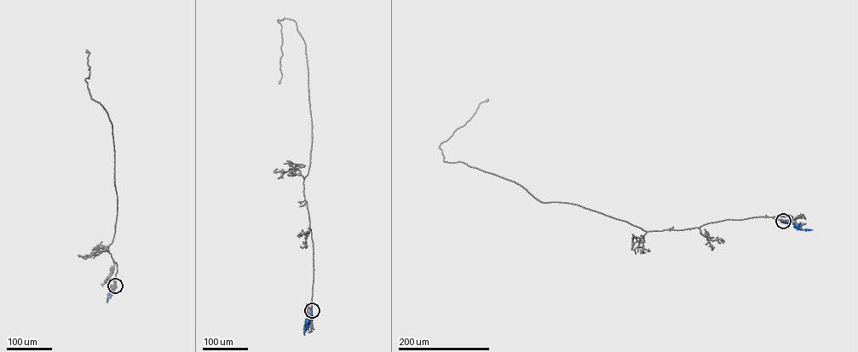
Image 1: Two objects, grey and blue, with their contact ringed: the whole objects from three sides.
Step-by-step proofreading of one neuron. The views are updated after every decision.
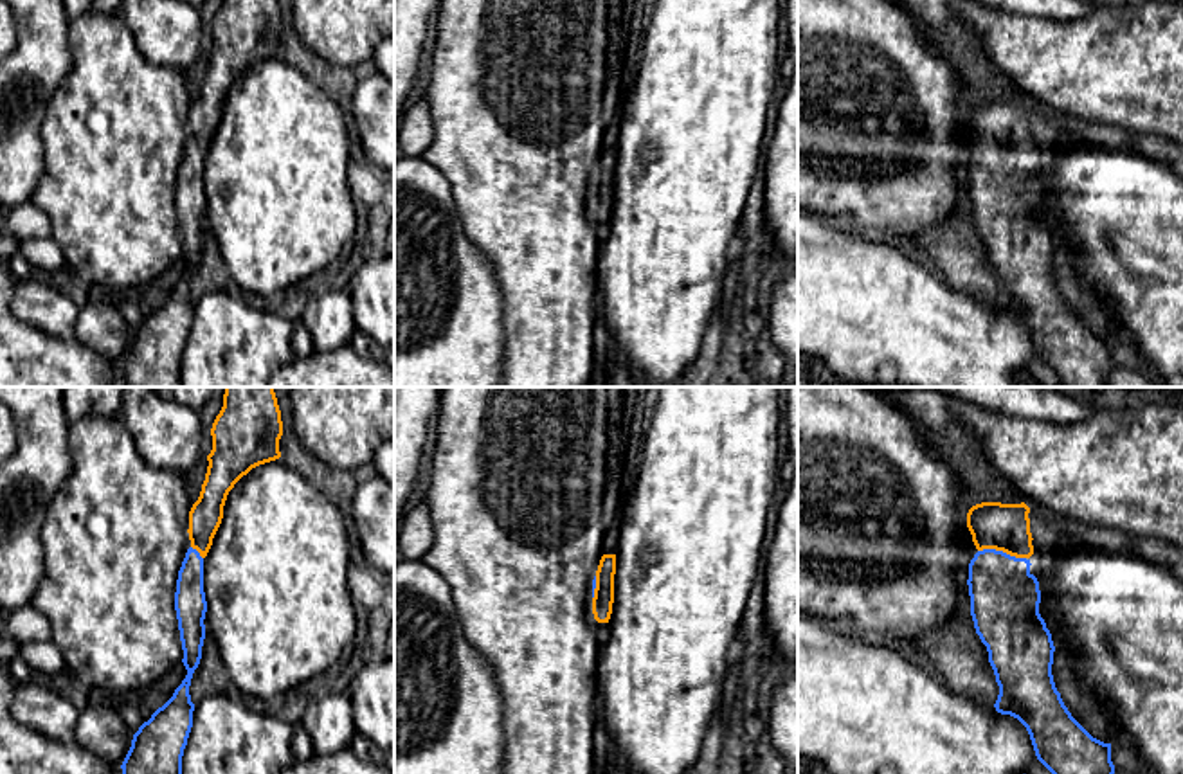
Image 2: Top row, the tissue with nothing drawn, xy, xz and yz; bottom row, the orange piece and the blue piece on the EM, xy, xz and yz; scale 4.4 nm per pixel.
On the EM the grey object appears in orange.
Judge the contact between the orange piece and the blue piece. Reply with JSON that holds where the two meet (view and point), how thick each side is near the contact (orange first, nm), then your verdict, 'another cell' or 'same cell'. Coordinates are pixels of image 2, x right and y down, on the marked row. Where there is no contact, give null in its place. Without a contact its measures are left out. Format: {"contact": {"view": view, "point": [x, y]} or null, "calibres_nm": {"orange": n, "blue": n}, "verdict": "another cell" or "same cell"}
{"contact": {"view": "yz", "point": [1002, 549]}, "calibres_nm": {"orange": 220, "blue": 300}, "verdict": "same cell"}

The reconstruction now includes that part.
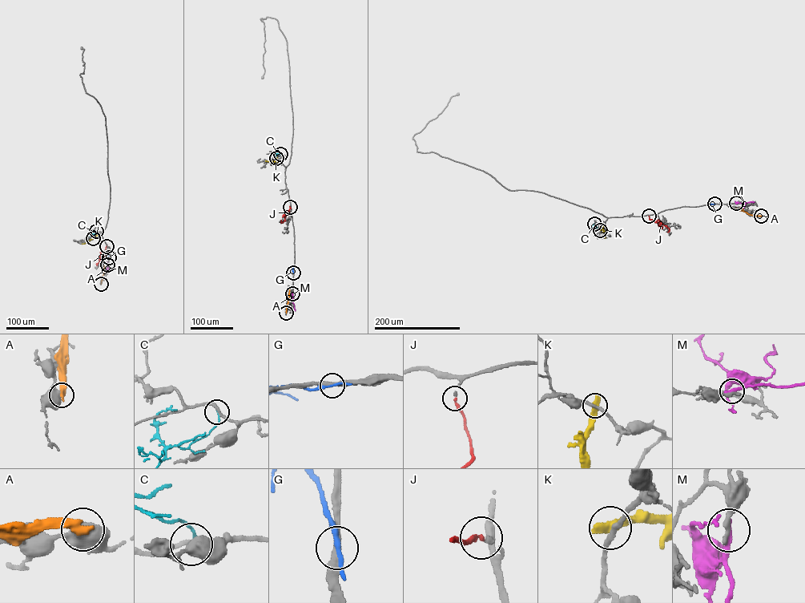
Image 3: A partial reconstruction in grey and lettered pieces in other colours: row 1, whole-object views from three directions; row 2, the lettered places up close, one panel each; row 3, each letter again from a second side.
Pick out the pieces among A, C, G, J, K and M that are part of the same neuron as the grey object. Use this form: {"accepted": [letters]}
{"accepted": ["J"]}

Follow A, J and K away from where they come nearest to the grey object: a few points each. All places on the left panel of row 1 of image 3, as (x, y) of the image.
A: (101, 284), (104, 265)
J: (106, 245), (97, 265)
K: (93, 238), (82, 244)

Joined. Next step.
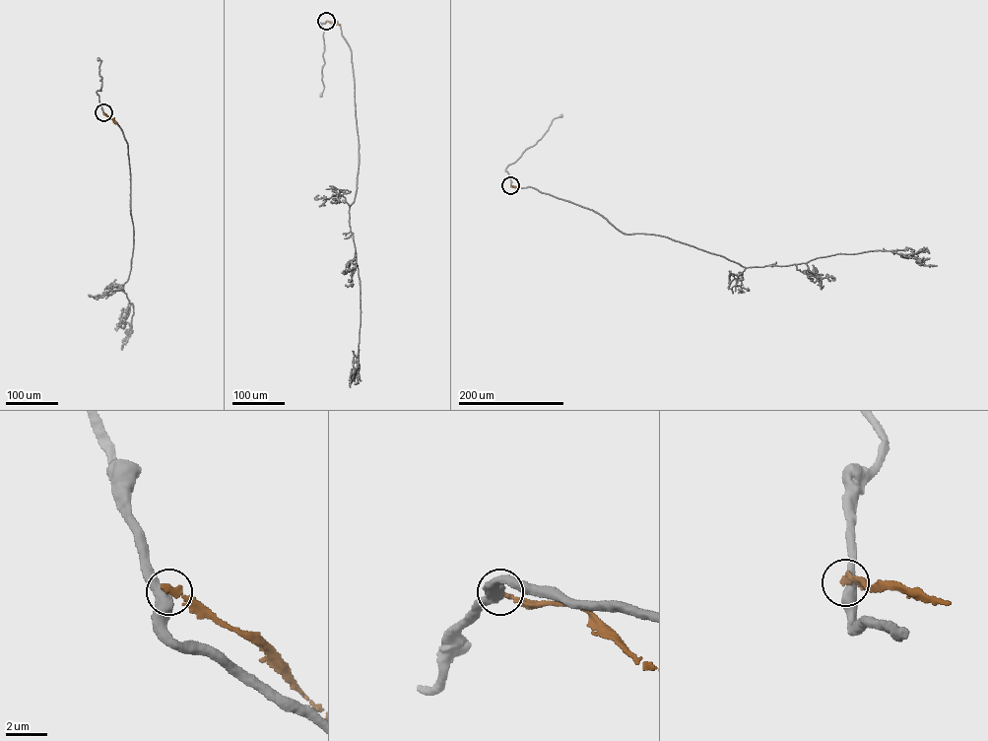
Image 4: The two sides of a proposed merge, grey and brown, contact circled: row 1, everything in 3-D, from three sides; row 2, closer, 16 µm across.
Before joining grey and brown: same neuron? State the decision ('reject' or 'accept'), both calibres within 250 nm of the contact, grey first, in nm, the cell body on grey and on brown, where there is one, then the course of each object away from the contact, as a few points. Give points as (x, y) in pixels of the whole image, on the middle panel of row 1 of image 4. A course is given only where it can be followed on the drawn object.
reject; 480 nm thick on the grey side, 280 nm on the other; cell body of grey at (321, 95); no cell body on brown; grey runs (326, 21), (318, 23), (323, 29), (324, 45), (321, 79), (324, 87), (321, 95); brown runs (326, 21), (340, 25)

